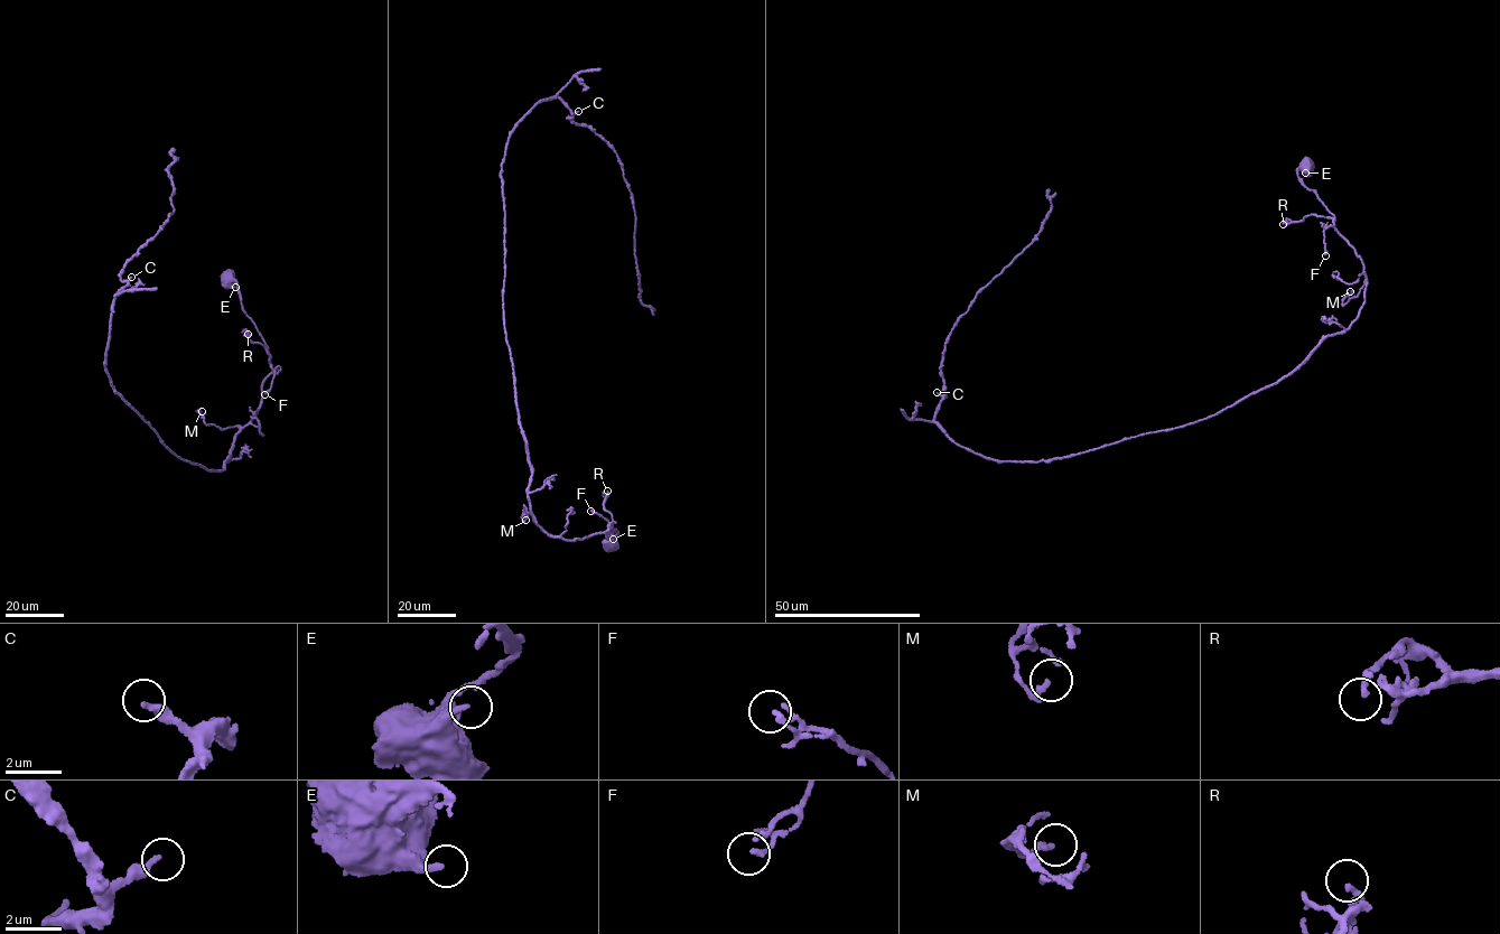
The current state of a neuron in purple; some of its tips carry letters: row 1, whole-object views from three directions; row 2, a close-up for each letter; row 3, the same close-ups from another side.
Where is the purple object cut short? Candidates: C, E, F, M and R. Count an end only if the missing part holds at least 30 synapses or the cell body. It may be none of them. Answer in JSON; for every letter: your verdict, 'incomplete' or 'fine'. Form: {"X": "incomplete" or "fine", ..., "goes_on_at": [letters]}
{"C": "fine", "E": "fine", "F": "fine", "M": "fine", "R": "fine", "goes_on_at": []}

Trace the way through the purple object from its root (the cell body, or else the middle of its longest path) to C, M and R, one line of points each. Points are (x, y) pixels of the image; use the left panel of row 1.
C: (226, 277), (272, 371), (215, 470), (171, 451), (110, 384), (112, 302), (131, 277)
M: (226, 277), (235, 282), (272, 371), (247, 425), (221, 429), (205, 422), (202, 411)
R: (226, 277), (235, 281), (243, 310), (264, 342), (270, 363), (264, 347), (251, 341), (248, 334)

